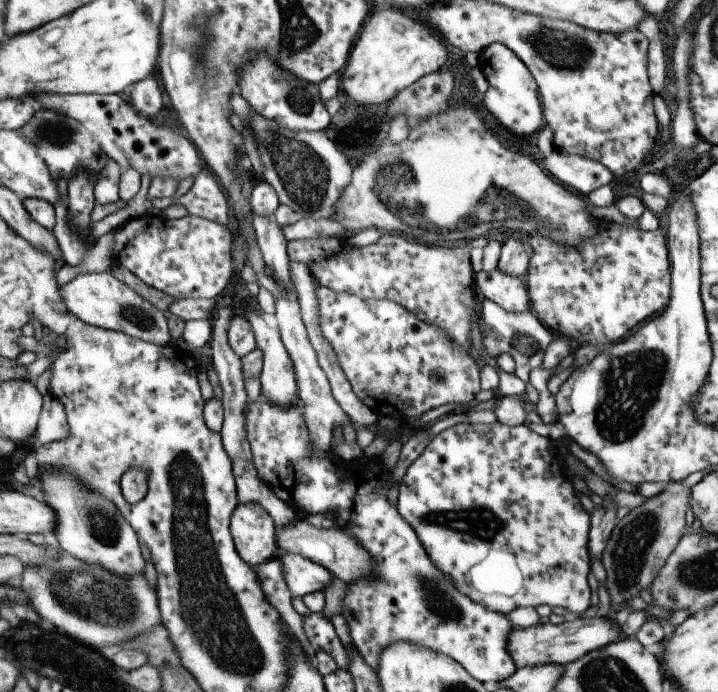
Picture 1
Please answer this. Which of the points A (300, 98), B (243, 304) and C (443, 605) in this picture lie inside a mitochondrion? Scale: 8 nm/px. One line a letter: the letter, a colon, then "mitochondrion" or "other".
A: mitochondrion
B: other
C: mitochondrion

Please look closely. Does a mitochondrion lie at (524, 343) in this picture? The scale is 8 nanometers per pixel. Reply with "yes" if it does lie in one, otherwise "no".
yes

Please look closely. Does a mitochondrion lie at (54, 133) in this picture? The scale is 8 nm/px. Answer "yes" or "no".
yes

